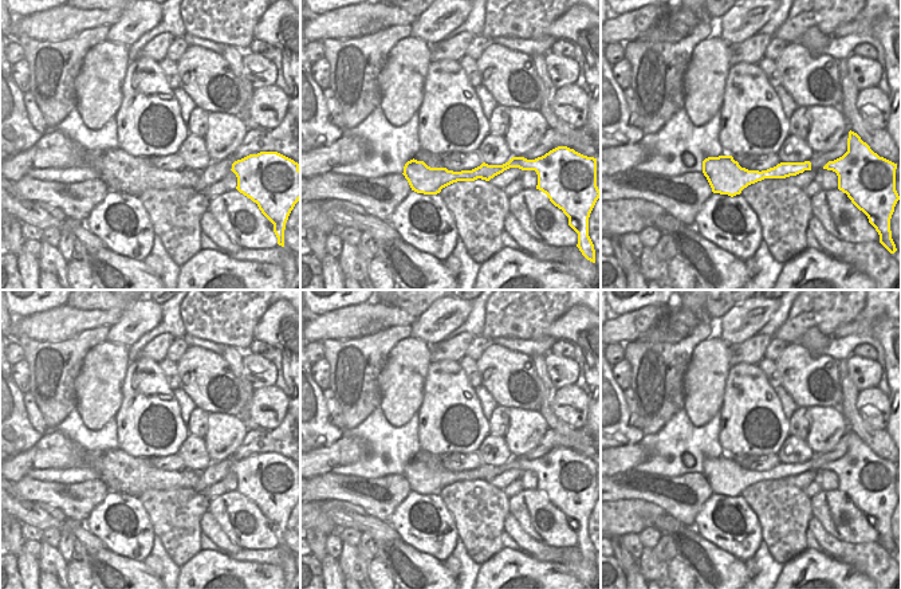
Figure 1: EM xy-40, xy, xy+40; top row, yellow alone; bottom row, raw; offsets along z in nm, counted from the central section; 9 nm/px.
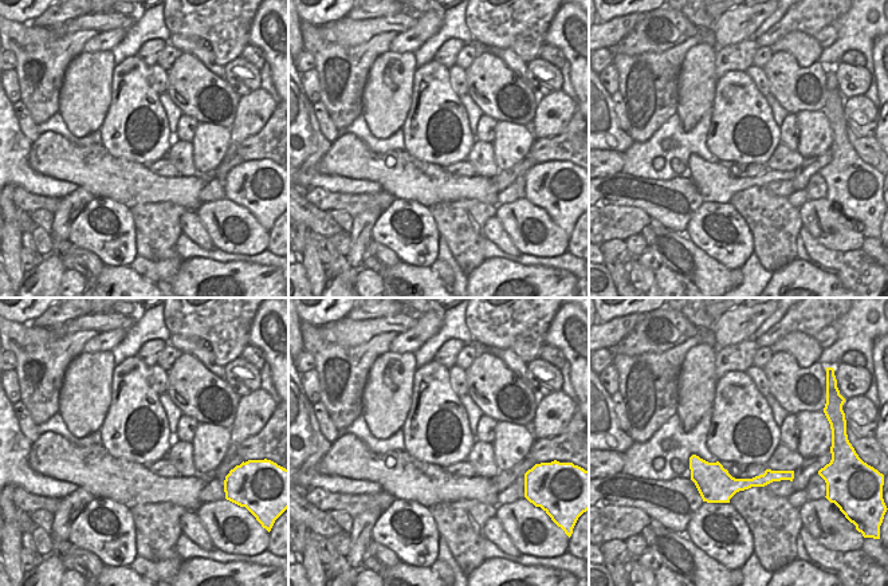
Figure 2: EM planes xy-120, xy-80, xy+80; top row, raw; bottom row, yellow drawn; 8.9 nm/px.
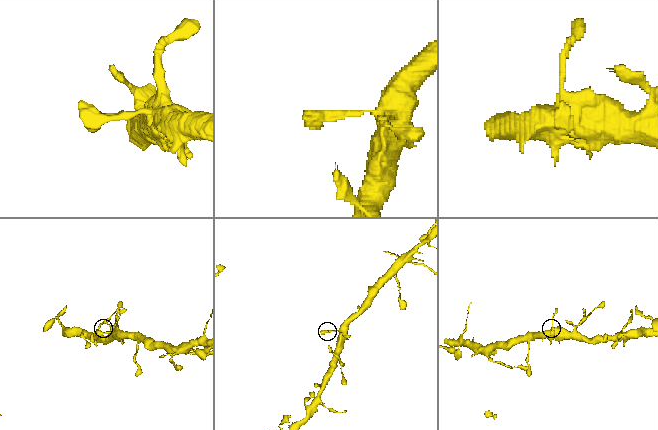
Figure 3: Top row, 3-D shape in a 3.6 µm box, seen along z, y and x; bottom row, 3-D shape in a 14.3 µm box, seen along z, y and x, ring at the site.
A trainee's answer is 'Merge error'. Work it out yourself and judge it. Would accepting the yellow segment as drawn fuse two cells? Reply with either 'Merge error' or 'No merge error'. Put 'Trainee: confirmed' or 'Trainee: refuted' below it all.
No merge error
Trainee: refuted

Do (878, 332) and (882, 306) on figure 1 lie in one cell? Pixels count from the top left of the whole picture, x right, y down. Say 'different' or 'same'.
different

